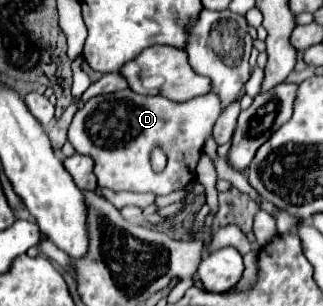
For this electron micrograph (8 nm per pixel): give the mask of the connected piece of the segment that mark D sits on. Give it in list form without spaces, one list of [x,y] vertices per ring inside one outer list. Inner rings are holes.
[[[124,89],[88,99],[70,123],[68,141],[74,145],[76,153],[94,159],[94,173],[100,187],[170,195],[196,181],[200,153],[204,151],[206,139],[212,137],[212,127],[220,113],[222,103],[216,93],[206,93],[186,103],[174,103],[166,101],[166,97],[138,95],[132,89]],[[154,147],[164,147],[168,157],[168,167],[162,173],[154,173],[150,167]]]

